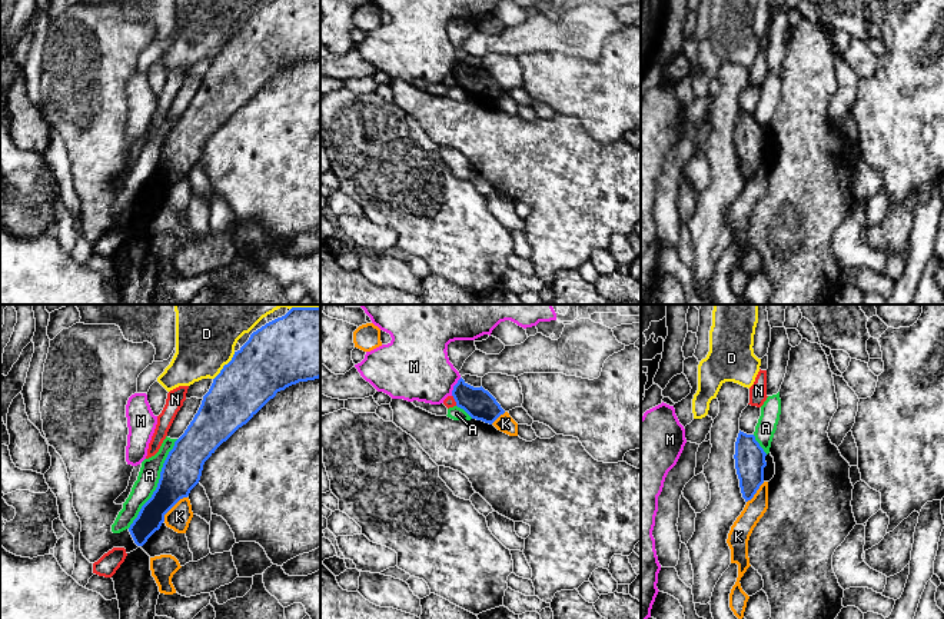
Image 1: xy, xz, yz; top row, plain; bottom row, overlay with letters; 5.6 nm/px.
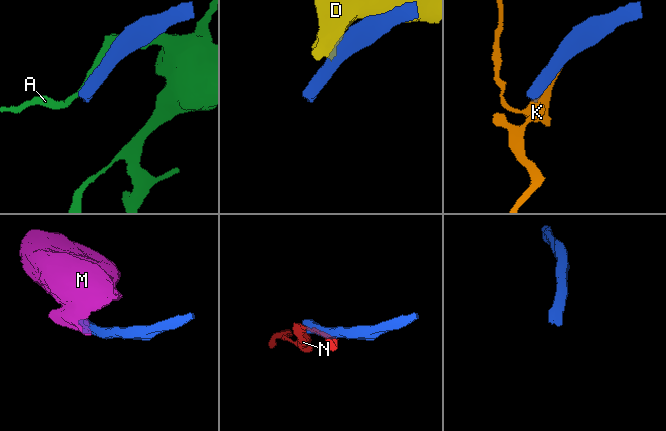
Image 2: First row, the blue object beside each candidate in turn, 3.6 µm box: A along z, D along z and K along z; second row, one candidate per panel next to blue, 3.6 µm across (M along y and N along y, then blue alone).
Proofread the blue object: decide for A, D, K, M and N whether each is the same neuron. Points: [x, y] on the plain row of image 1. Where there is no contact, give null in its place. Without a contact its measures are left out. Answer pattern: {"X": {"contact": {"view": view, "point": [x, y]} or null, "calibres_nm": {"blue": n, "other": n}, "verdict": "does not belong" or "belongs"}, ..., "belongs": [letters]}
{"A": {"contact": {"view": "xy", "point": [158, 163]}, "calibres_nm": {"blue": 220, "other": 120}, "verdict": "does not belong"}, "D": {"contact": {"view": "xy", "point": [223, 46]}, "calibres_nm": {"blue": 340, "other": 300}, "verdict": "does not belong"}, "K": {"contact": {"view": "xy", "point": [172, 186]}, "calibres_nm": {"blue": 220, "other": 140}, "verdict": "does not belong"}, "M": {"contact": {"view": "xz", "point": [454, 66]}, "calibres_nm": {"blue": 170, "other": 380}, "verdict": "does not belong"}, "N": {"contact": {"view": "xz", "point": [455, 80]}, "calibres_nm": {"blue": 170, "other": 60}, "verdict": "does not belong"}, "belongs": []}

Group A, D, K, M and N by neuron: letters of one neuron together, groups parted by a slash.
A / D / K / M / N

